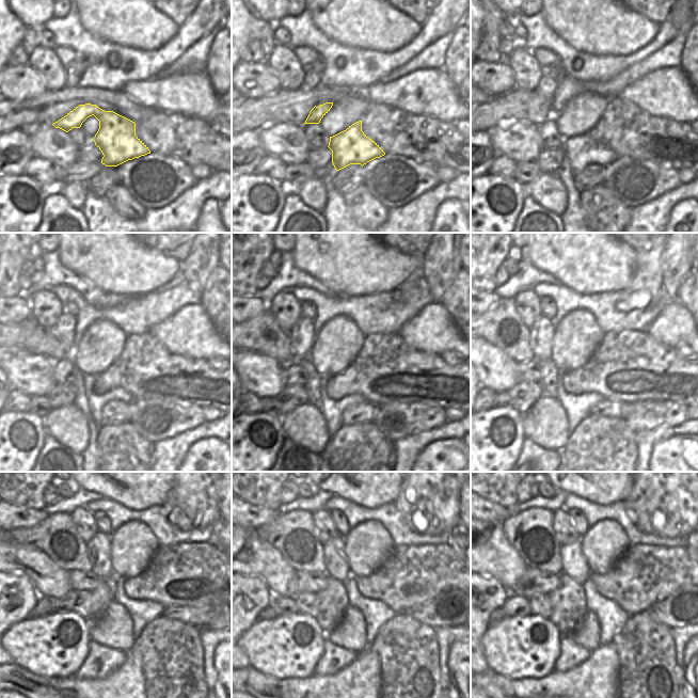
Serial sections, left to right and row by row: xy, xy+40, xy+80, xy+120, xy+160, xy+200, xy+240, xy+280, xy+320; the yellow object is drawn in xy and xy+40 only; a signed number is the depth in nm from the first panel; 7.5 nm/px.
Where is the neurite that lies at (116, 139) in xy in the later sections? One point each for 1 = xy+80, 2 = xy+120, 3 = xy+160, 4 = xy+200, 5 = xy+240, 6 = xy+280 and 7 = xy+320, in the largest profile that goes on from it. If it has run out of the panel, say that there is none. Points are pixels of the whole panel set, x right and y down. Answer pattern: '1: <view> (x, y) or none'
1: xy+80 (582, 151)
2: xy+120 (96, 402)
3: xy+160 (333, 409)
4: xy+200 (576, 409)
5: xy+240 (100, 661)
6: xy+280 (334, 659)
7: xy+320 (572, 654)

